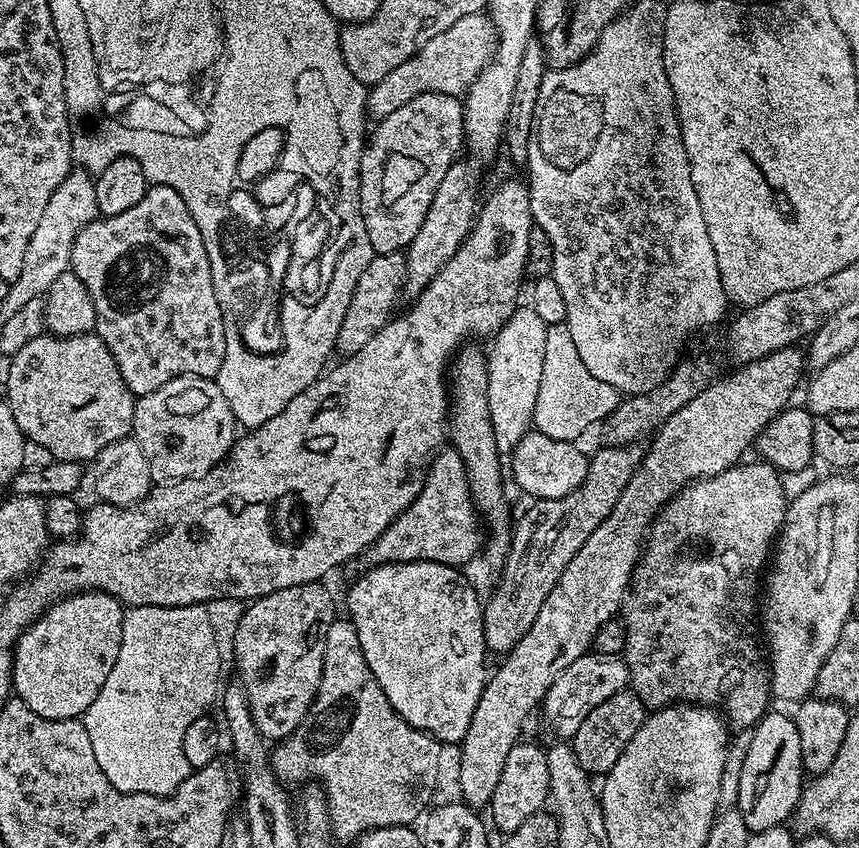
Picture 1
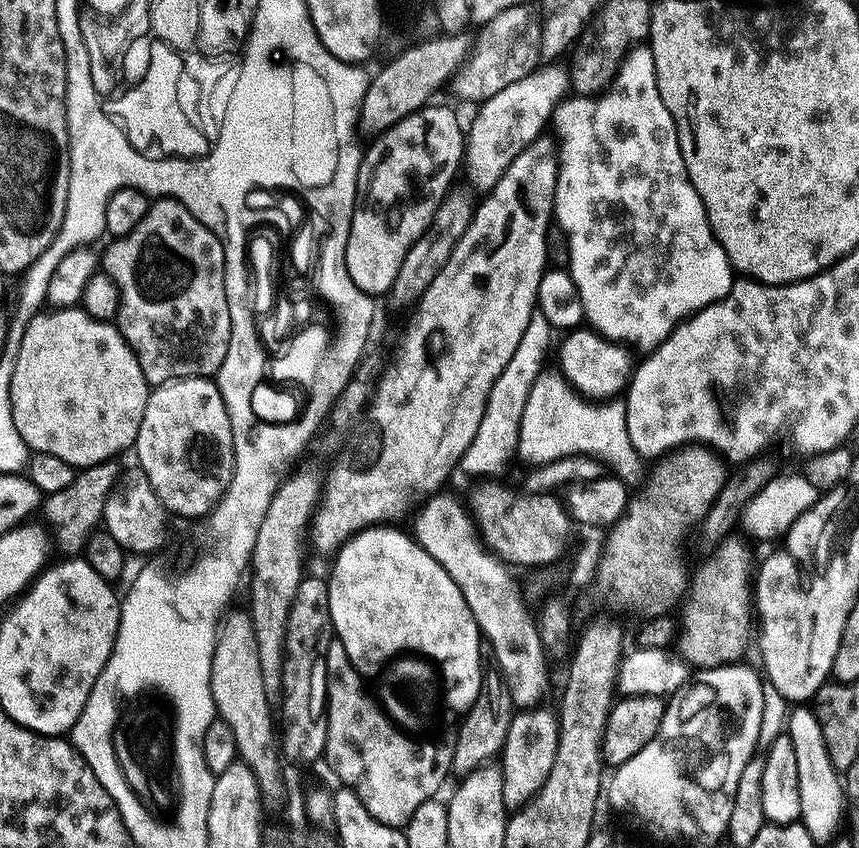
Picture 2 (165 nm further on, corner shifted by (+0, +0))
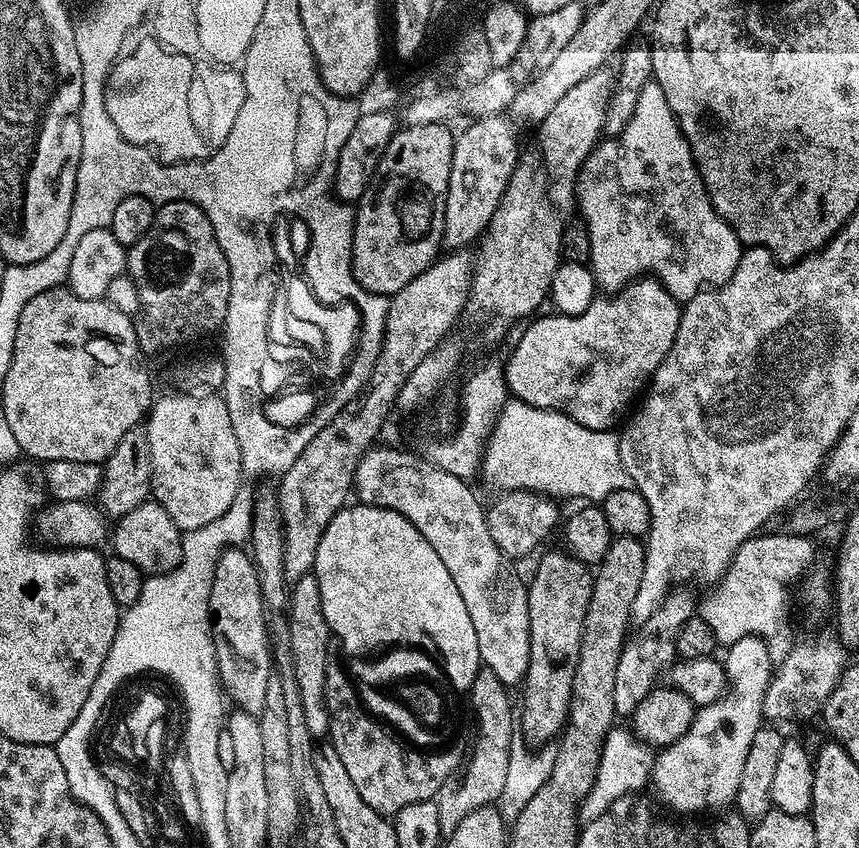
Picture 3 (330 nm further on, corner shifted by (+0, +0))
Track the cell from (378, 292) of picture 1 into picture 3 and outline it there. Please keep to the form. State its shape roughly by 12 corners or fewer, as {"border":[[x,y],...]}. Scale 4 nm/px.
{"border":[[507,115],[452,145],[443,247],[488,228],[522,144]]}

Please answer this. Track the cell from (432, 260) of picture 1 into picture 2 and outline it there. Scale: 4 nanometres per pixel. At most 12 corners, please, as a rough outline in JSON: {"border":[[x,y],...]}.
{"border":[[548,62],[483,101],[463,175],[480,194],[545,131],[569,95]]}

